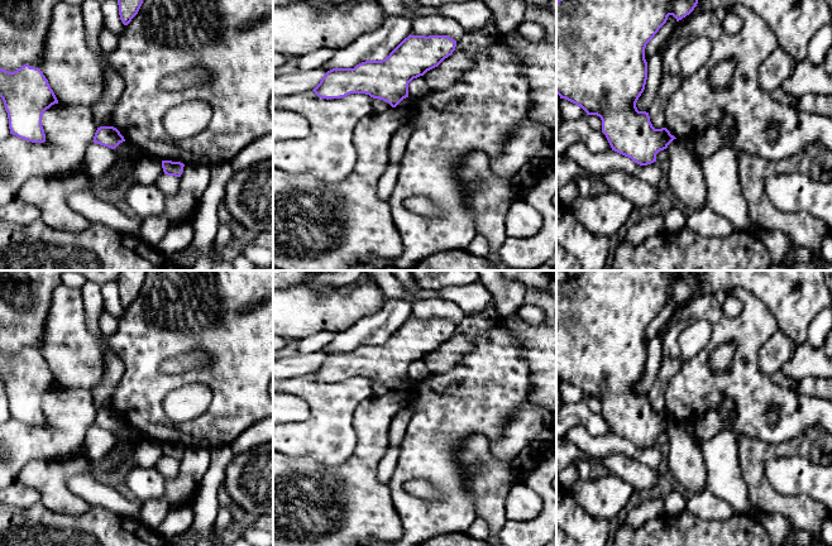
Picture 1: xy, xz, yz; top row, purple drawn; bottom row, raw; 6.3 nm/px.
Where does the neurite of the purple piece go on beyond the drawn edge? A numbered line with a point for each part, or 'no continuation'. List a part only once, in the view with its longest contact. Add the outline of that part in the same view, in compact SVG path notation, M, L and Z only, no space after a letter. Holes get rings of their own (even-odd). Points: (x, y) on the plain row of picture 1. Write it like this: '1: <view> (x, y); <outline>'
no continuation

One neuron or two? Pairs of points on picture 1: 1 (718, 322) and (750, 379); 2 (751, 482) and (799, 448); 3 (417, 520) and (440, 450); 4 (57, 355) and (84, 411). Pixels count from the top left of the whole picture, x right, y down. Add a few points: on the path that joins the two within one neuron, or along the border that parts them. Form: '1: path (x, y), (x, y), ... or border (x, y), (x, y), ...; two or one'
1: path (734, 334), (747, 348), (749, 364); one
2: path (754, 467), (769, 451), (784, 449); one
3: path (436, 509), (448, 498), (448, 474), (444, 469); one
4: border (58, 384), (87, 388), (90, 391); two

